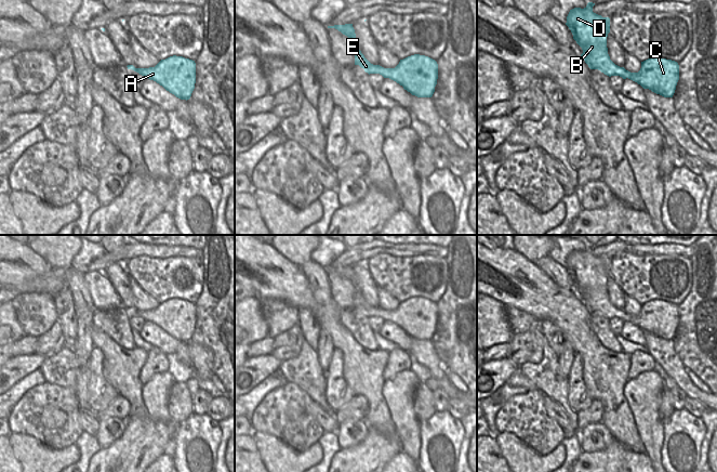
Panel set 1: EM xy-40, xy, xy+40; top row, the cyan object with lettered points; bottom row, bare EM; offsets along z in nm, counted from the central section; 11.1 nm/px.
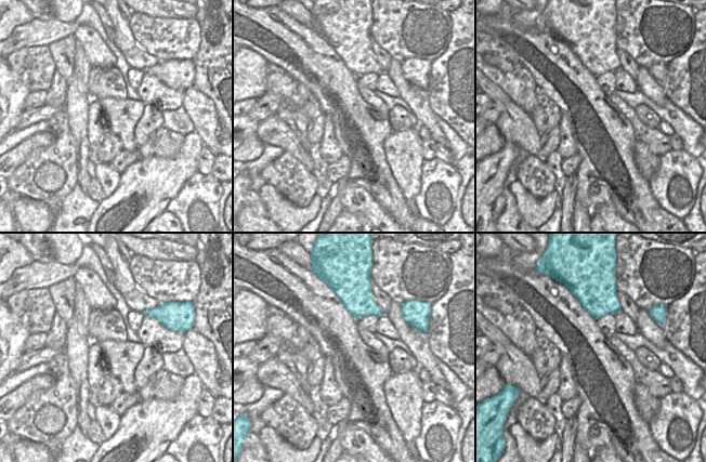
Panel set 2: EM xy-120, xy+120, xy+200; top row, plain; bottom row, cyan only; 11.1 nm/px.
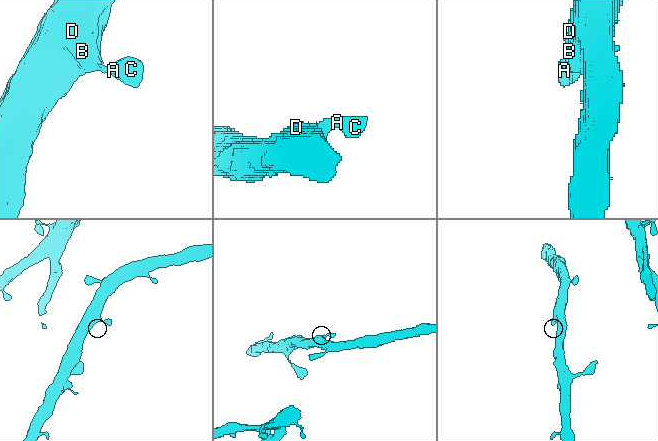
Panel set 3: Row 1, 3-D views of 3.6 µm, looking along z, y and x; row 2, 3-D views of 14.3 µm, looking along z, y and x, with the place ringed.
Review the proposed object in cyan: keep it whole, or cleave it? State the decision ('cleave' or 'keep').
keep

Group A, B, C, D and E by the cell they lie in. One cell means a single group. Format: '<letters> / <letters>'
A B C D E

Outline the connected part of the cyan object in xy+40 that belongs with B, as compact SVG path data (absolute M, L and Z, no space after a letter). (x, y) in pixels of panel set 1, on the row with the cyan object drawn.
M588 2L584 9L574 8L567 16L566 25L573 39L582 48L581 56L590 69L598 69L605 75L630 79L643 89L664 97L673 97L679 80L677 62L654 56L641 62L638 73L630 73L615 65L608 54L607 37L610 32L610 18L593 12L595 3Z

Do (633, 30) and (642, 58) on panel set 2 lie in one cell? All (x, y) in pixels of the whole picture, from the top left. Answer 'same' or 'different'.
same

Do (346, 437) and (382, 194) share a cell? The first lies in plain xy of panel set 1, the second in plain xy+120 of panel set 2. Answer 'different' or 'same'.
different

